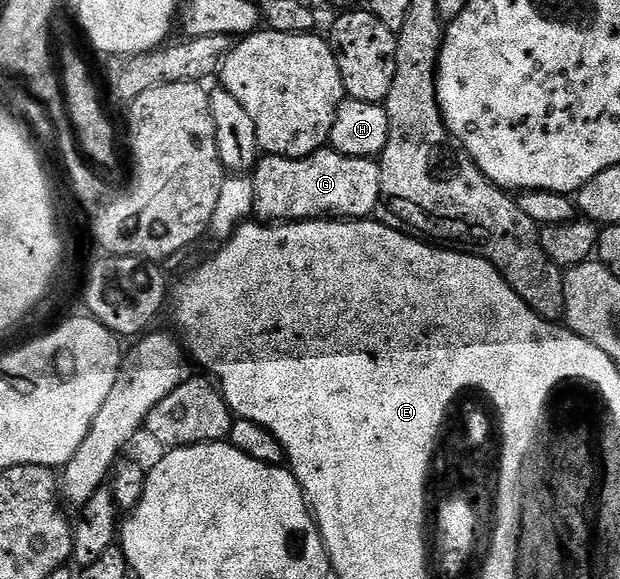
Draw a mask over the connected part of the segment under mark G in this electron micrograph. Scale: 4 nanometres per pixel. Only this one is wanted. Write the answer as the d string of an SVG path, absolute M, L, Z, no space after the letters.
M331 146L292 160L262 155L251 172L253 216L271 224L299 220L363 220L372 217L381 201L381 166L368 156L348 156Z

